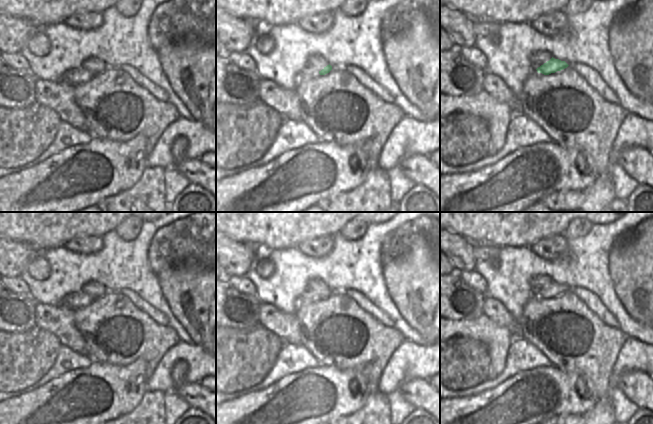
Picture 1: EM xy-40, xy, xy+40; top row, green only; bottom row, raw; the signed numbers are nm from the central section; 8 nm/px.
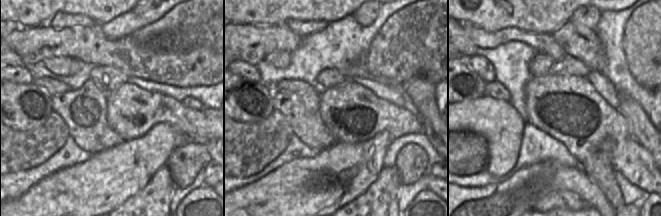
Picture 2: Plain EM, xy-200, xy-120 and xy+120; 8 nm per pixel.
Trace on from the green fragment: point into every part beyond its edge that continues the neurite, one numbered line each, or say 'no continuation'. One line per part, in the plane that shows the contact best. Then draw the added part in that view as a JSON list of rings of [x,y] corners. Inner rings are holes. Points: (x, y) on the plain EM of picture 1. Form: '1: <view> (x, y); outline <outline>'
1: xy (306, 298); outline [[[305,291],[296,300],[296,308],[303,307],[303,306],[309,305],[311,303],[315,303],[319,300],[320,300],[320,298],[317,294],[311,293],[309,291]]]

